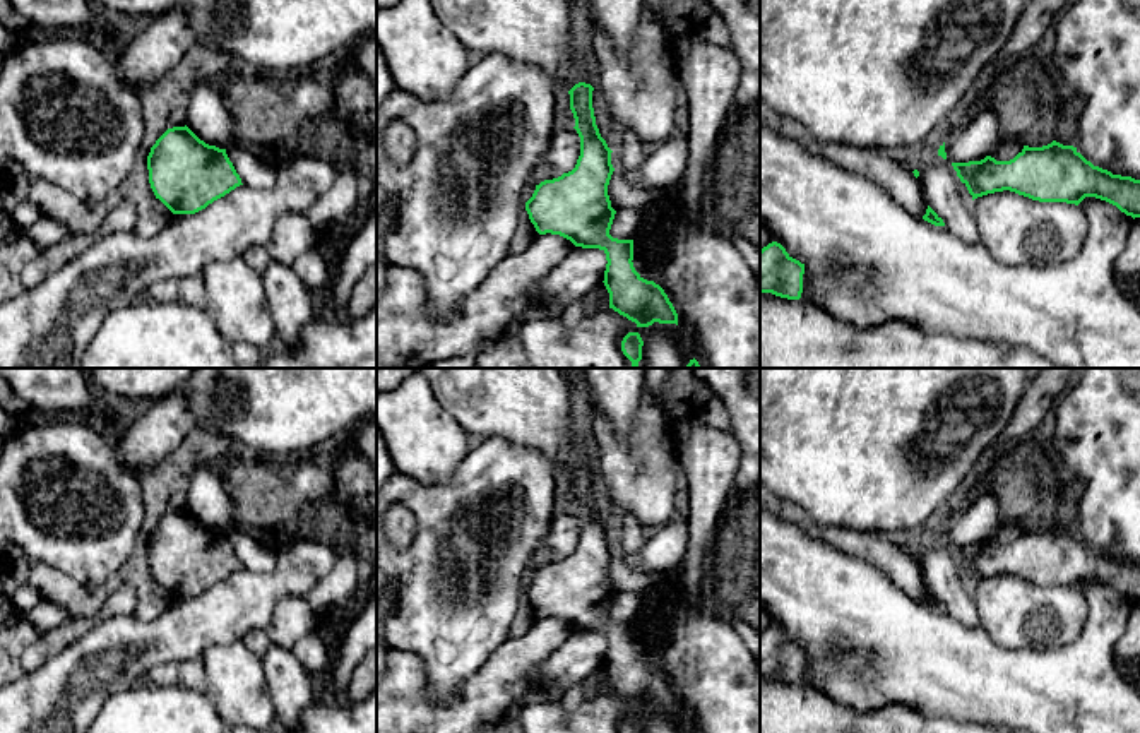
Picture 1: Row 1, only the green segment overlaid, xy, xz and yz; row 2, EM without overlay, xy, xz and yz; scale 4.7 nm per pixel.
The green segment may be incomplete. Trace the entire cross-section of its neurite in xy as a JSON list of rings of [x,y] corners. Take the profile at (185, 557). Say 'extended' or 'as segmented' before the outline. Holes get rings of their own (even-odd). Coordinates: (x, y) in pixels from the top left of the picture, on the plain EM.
as segmented; [[[187,509],[156,524],[147,553],[156,582],[173,598],[195,598],[243,569],[226,533],[205,527]]]

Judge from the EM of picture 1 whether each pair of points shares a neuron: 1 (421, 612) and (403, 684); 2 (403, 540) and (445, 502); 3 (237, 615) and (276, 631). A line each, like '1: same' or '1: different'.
1: different
2: different
3: different

